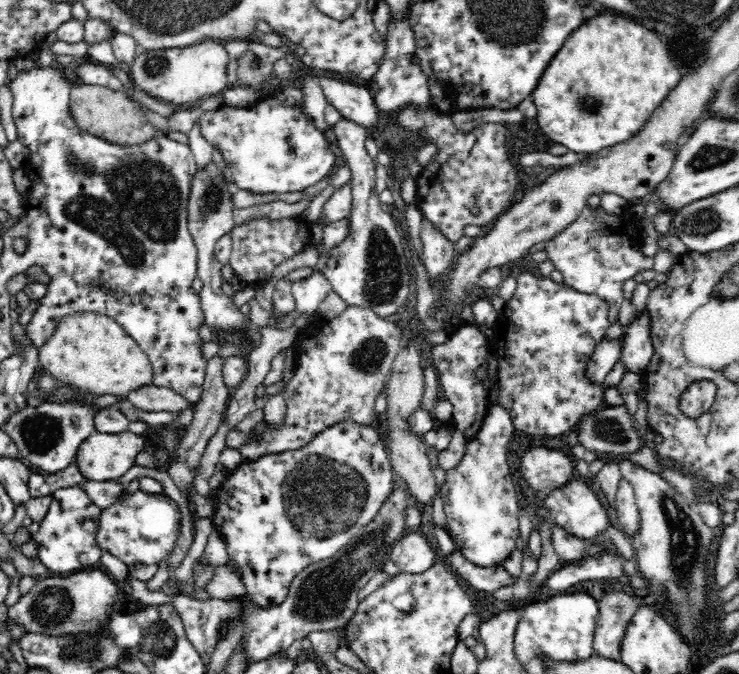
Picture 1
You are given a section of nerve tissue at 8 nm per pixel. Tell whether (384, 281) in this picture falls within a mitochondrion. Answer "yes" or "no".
yes

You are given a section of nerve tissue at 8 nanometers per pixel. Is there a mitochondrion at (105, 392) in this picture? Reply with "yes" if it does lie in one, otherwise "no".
no

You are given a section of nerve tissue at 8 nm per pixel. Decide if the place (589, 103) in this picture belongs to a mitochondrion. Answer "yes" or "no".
yes

